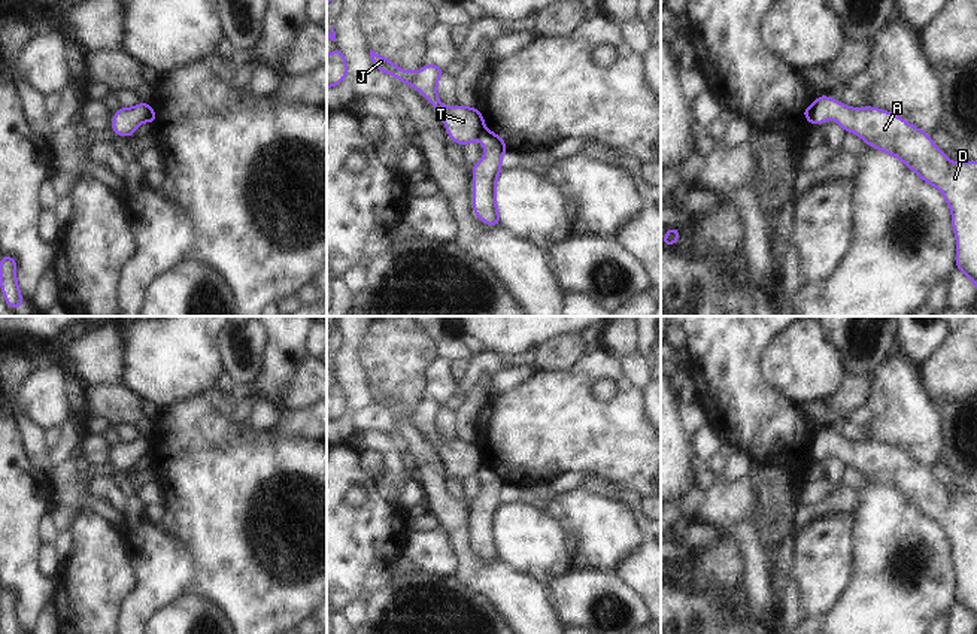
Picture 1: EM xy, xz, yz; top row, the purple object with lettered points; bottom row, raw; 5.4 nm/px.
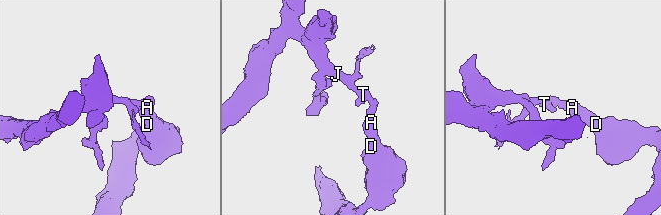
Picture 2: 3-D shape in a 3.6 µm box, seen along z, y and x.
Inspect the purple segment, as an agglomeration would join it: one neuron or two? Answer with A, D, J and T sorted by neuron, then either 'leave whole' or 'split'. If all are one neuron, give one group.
A D / J T | split

